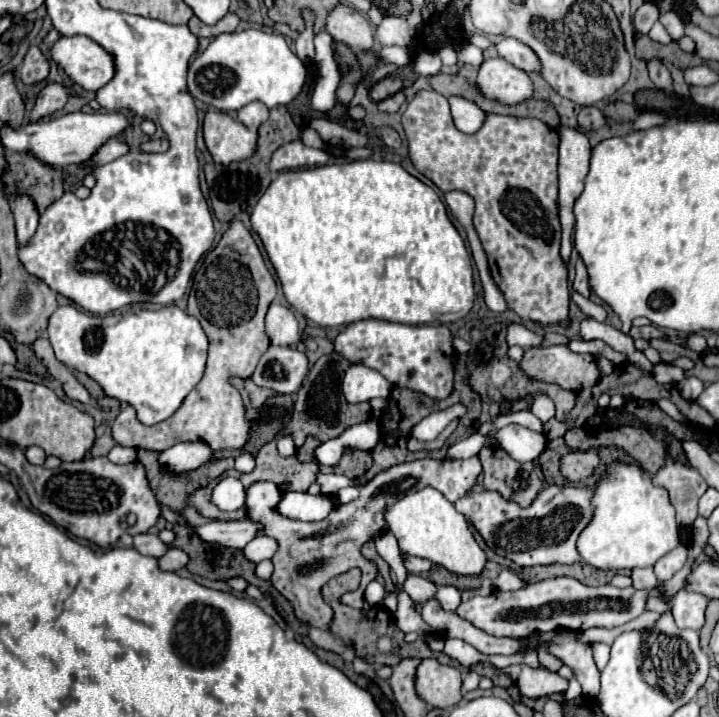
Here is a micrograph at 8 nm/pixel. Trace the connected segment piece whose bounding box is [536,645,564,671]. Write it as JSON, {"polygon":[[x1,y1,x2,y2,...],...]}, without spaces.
{"polygon":[[540,645,540,647,536,649,536,653,538,653,538,661,540,661,544,667,548,667,550,671,558,671,558,669,564,665,556,655,552,655,552,653,546,649,546,645]]}

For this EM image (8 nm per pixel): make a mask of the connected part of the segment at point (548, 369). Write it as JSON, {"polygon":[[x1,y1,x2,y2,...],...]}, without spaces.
{"polygon":[[568,345,526,349,520,367,534,379,558,383,570,391,594,387,600,381,596,357,590,353,574,353]]}

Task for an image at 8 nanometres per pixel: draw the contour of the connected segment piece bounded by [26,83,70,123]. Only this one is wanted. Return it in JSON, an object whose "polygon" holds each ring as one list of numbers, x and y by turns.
{"polygon":[[56,83,46,85,46,89,42,89,42,93,38,95,32,111,26,115,26,119,34,123,34,121,40,121,46,115,52,115,54,111,58,111,66,105,68,95,70,95,70,89,66,89,66,87,60,87]]}

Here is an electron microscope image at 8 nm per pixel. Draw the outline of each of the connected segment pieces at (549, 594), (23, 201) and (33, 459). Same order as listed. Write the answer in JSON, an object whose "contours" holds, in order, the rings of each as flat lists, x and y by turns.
{"contours":[[[558,577,558,579,546,579,546,581,538,581,534,585,526,585,518,591,498,591,494,589,494,593,490,593,488,597,470,597,468,601,460,603,458,607,458,615,468,619,470,623,474,623,478,629,486,631,488,635,494,637,524,637,532,631,554,631,554,629,568,629,568,631,586,631,590,627,618,627,624,625,632,619,636,619,642,611,644,611,644,603,648,595,656,595,658,599,662,599,662,595,654,589,654,591,636,591,632,587,626,589,618,589,612,585,602,585,602,587,588,587,582,585,576,579,570,577]],[[18,193,14,199,14,219,16,219,16,235,20,245,24,245,34,235,38,227,38,217,40,215,32,197]],[[28,447,28,449,26,449,26,459,28,459,32,465,44,465,46,453,44,453,40,447]]]}

